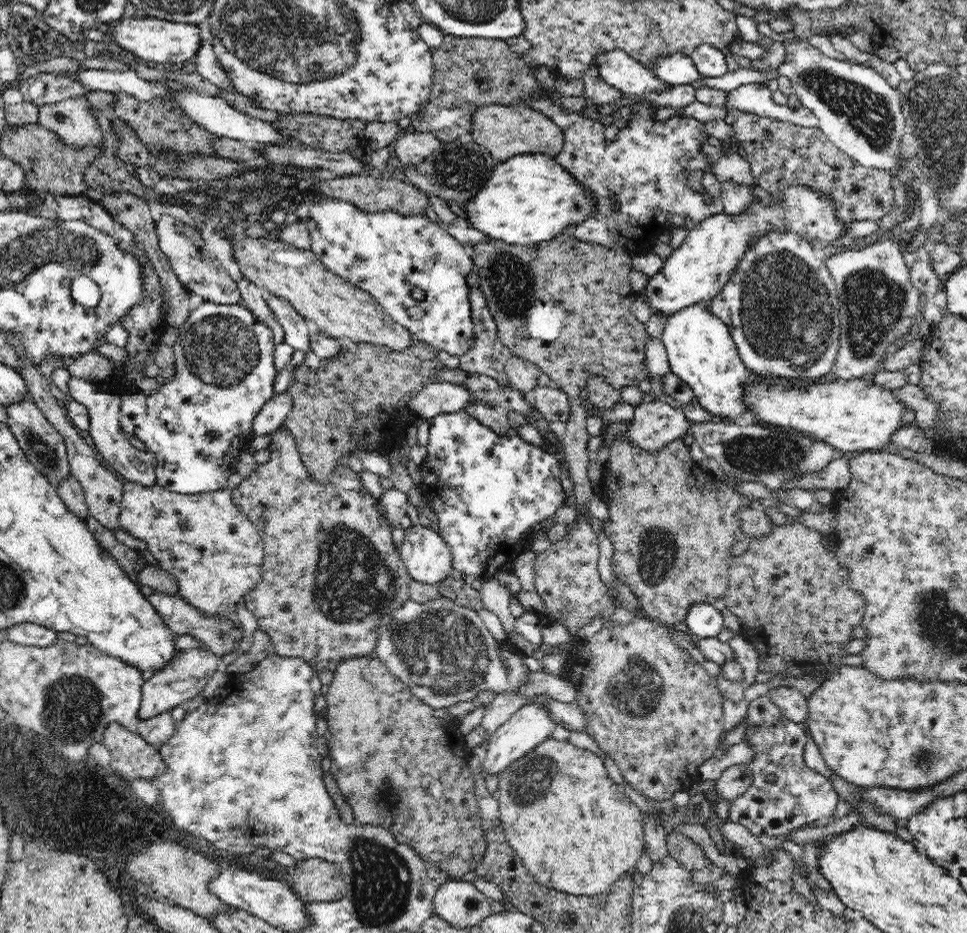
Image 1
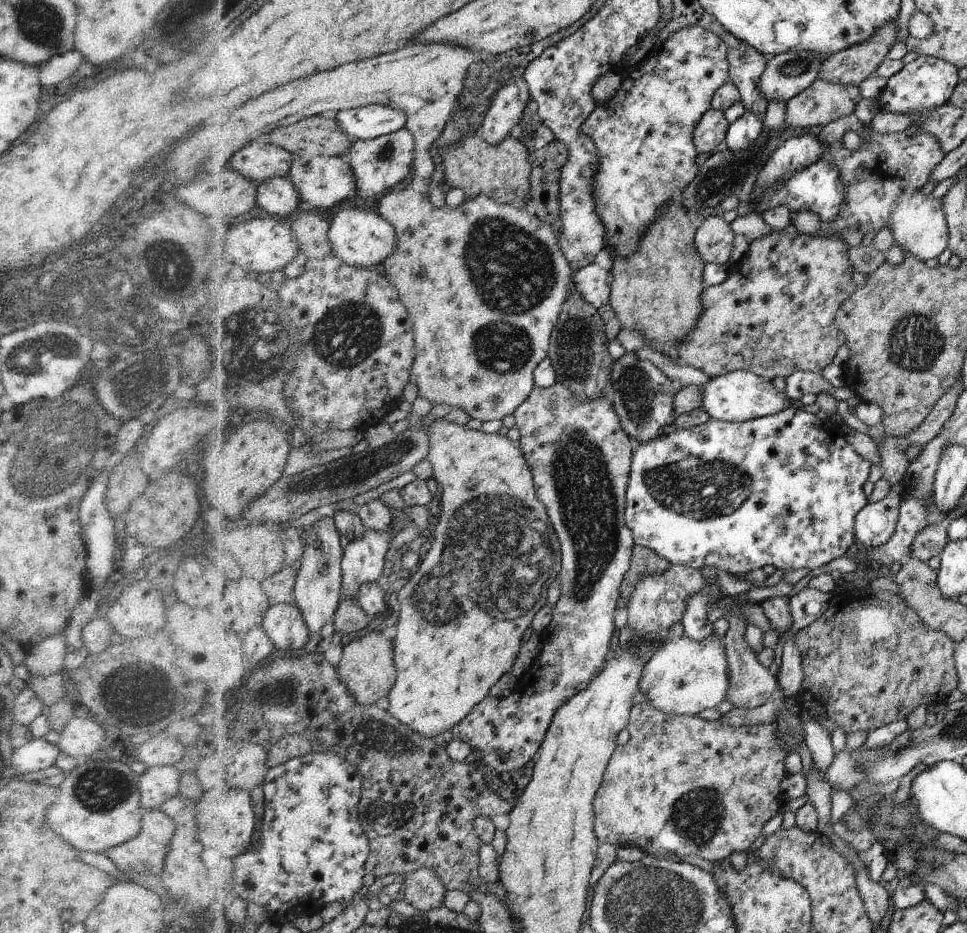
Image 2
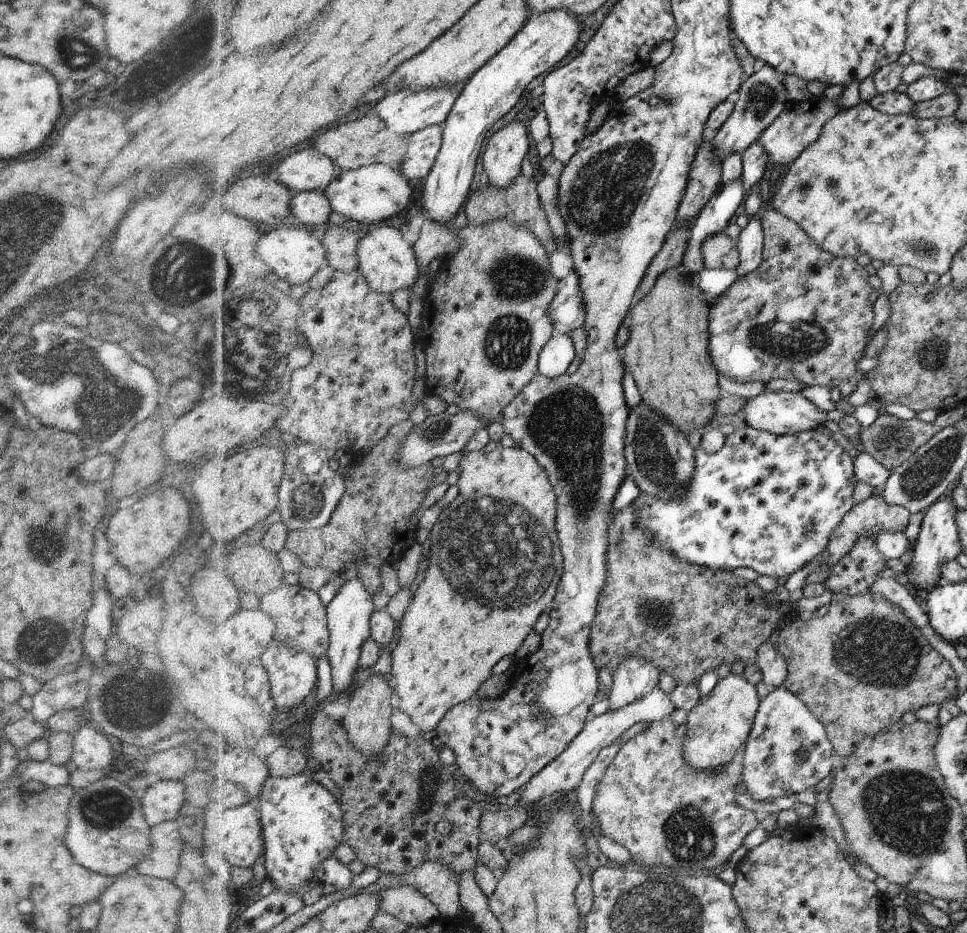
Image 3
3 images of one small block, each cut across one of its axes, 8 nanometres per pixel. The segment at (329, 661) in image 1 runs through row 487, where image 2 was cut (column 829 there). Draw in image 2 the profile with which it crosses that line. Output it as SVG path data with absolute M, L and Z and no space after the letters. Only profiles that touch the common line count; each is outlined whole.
M770 230L768 234L754 239L750 243L750 252L746 256L746 260L742 260L742 270L734 272L728 277L726 282L722 282L718 286L706 287L706 292L703 294L704 312L701 314L694 332L678 346L676 359L684 365L705 372L710 378L718 378L718 376L730 374L730 372L735 370L747 370L770 381L773 381L776 376L789 377L790 374L794 374L797 371L814 372L814 374L822 375L824 368L834 360L834 354L838 352L838 348L844 344L842 342L844 338L840 334L841 328L835 325L835 320L838 311L841 310L841 306L852 297L852 272L856 270L849 260L849 247L840 236L834 233L832 236L821 234L803 235L802 233L794 234Z

